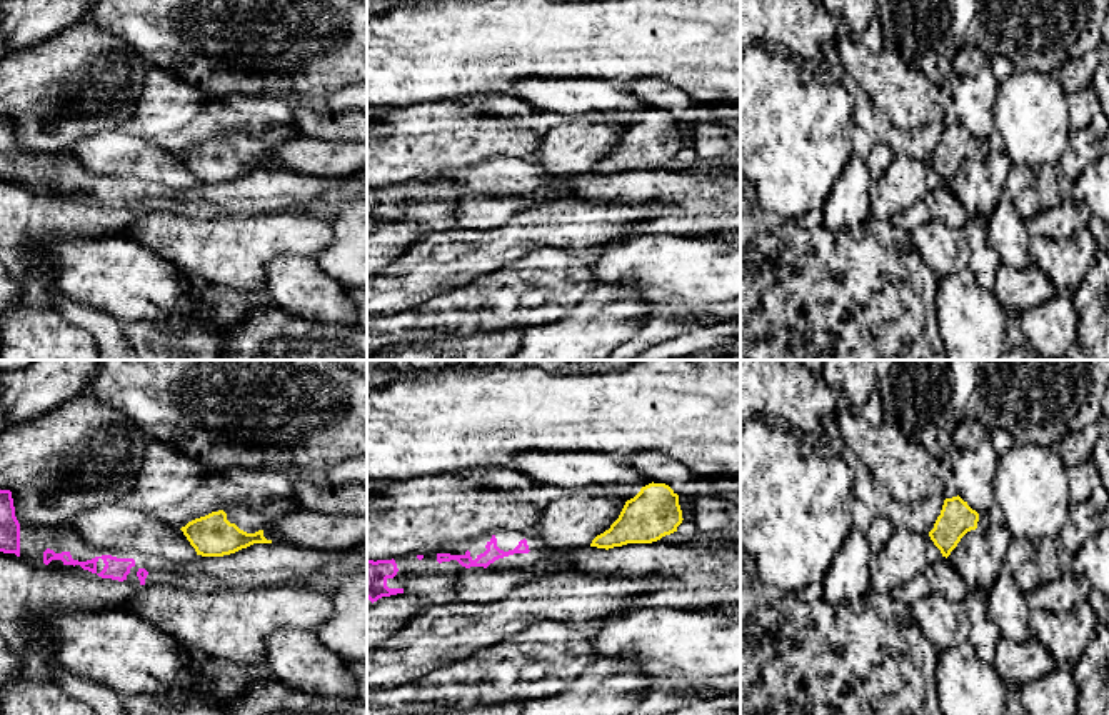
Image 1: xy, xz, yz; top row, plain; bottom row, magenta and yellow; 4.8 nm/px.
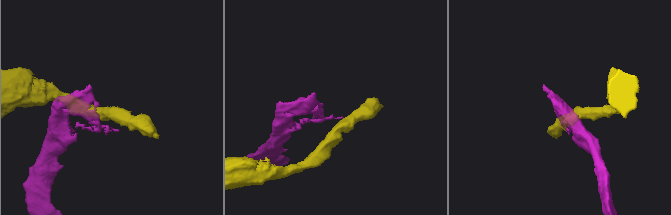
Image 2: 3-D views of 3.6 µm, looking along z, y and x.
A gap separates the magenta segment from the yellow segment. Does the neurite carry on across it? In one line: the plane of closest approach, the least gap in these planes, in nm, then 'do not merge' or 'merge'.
view xy; gap 240 nm; do not merge

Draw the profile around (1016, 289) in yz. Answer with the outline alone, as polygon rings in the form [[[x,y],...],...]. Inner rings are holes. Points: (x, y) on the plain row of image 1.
[[[1001,263],[992,290],[1006,310],[1024,312],[1059,293],[1059,288],[1036,265],[1014,268]]]

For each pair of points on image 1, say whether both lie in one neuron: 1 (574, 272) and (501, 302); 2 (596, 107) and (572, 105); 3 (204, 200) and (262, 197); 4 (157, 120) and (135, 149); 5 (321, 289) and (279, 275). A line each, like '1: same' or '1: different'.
1: same
2: same
3: same
4: different
5: same

